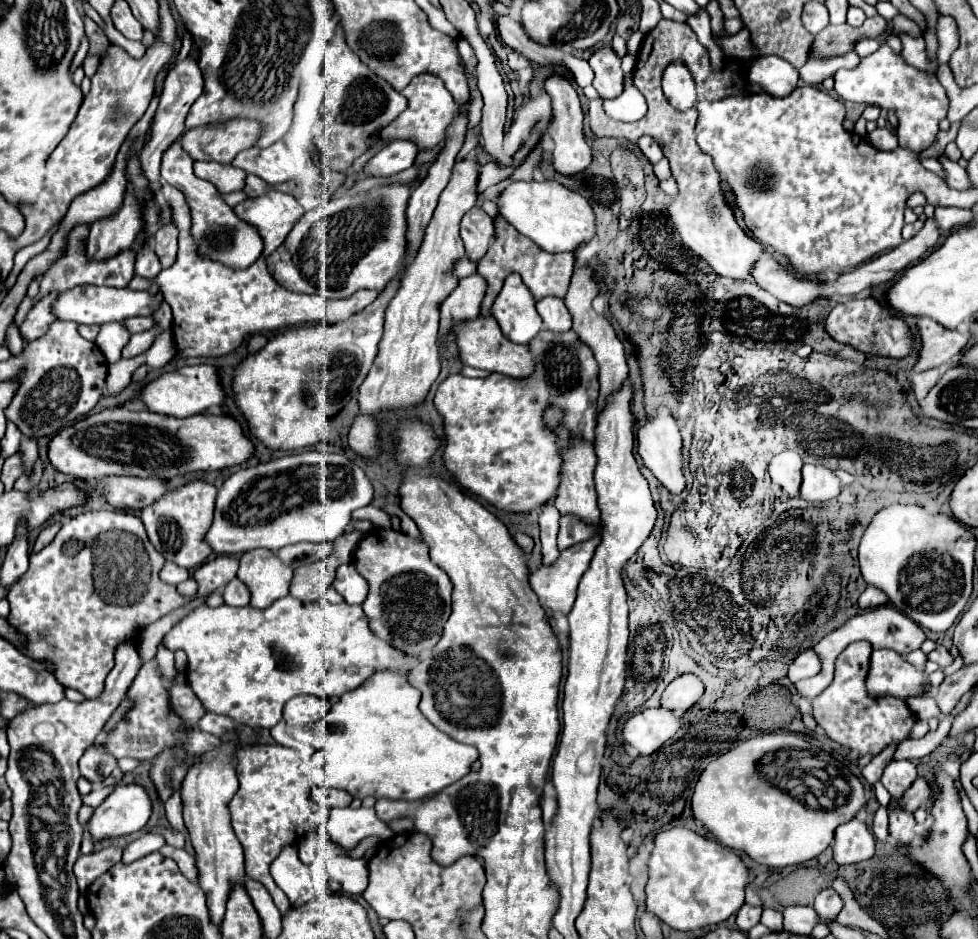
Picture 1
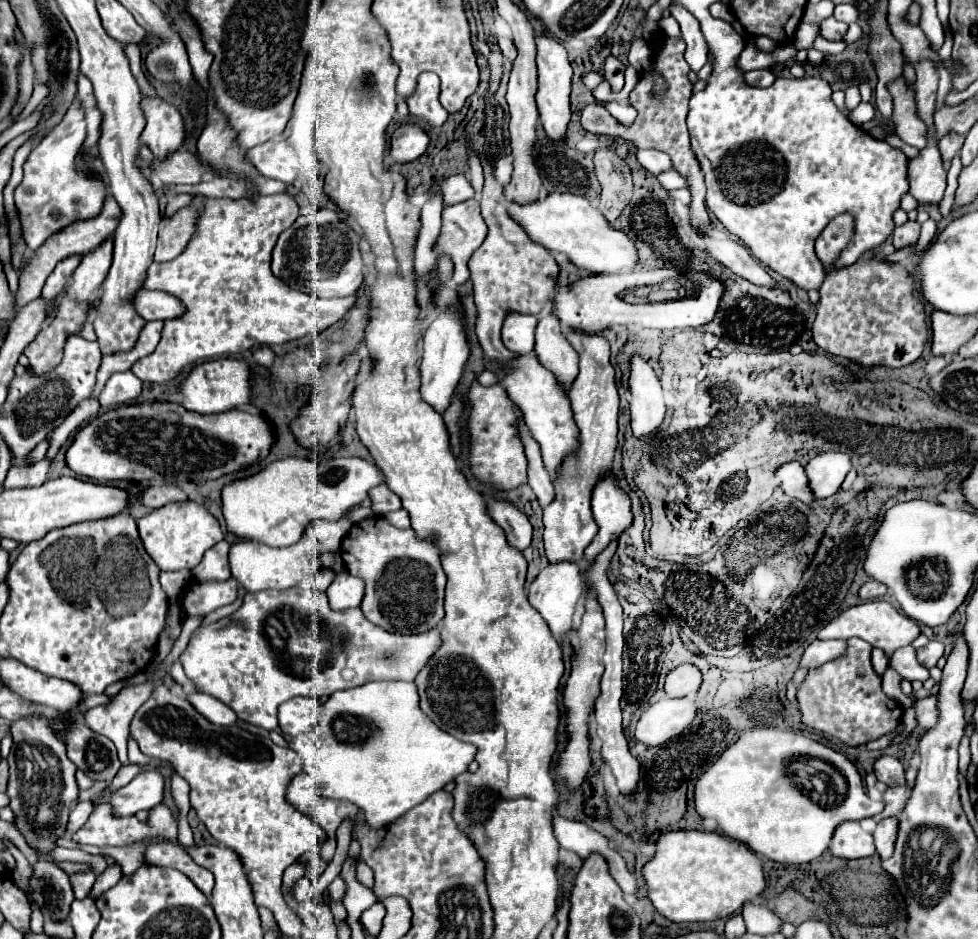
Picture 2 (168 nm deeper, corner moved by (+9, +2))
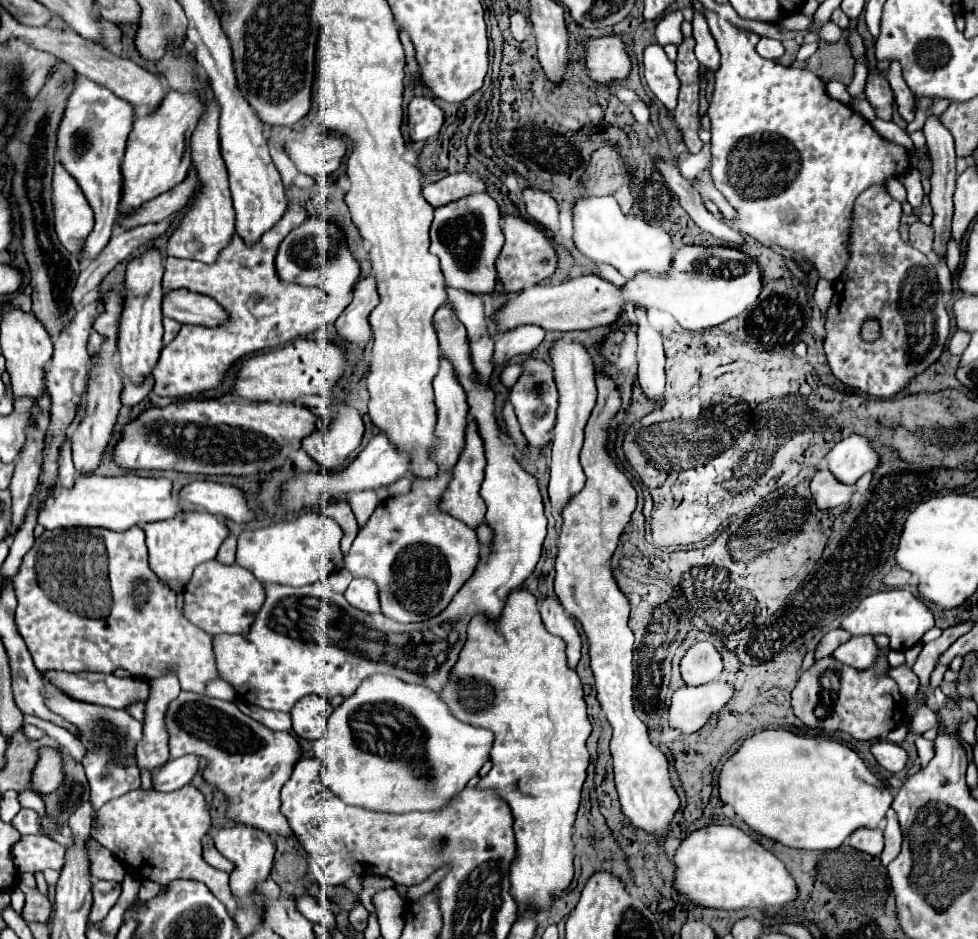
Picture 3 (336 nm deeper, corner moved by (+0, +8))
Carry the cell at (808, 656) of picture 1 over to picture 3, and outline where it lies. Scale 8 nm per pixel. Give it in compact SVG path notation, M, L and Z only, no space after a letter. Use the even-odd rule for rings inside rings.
M851 636L847 642L843 642L839 648L835 648L831 658L839 660L847 666L865 670L865 668L869 668L869 664L873 664L873 658L877 654L887 654L887 652L877 648L877 644L873 642L873 636Z

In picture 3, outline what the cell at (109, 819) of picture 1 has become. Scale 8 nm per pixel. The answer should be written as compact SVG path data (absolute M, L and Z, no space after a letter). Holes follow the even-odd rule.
M181 756L175 760L169 760L161 766L161 770L153 772L151 784L157 792L173 792L181 786L189 784L193 774L197 772L199 758L197 756Z

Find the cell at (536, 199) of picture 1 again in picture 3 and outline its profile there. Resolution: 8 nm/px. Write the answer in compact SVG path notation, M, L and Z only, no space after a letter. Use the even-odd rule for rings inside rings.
M613 196L577 198L571 208L571 218L575 226L575 248L589 260L615 266L623 278L631 278L641 270L653 274L665 274L669 270L675 250L669 234L659 226L651 226L639 218L625 216Z

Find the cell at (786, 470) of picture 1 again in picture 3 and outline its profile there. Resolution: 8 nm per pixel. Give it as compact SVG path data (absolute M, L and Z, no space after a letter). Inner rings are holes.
M825 466L821 470L817 470L811 480L811 494L813 494L813 500L819 510L847 504L851 498L851 492L853 492L853 488L837 482Z

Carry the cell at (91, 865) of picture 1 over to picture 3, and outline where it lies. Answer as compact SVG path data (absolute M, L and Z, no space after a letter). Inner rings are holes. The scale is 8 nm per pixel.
M39 834L37 836L23 836L13 846L11 858L17 864L19 872L31 872L31 874L35 874L35 872L41 872L41 870L47 870L47 868L61 870L65 866L65 848L61 844L57 844L57 842L53 842L47 836L39 836Z

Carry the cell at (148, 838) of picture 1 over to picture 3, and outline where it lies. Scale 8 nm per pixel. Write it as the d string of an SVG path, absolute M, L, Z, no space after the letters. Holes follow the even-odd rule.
M97 880L95 888L91 888L91 890L93 890L93 906L91 906L89 920L99 922L101 918L105 918L105 914L117 902L117 898L121 894L121 884L111 882L111 880Z

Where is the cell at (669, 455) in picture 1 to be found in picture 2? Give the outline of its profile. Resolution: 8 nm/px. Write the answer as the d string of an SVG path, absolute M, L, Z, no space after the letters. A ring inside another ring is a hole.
M640 354L630 358L628 388L634 436L648 436L656 432L666 414L664 396L654 368Z

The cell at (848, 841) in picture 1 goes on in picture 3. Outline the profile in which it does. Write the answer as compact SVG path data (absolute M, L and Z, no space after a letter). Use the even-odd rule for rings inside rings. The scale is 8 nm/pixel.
M857 828L849 836L849 846L869 852L871 856L879 856L883 850L883 832L879 828Z

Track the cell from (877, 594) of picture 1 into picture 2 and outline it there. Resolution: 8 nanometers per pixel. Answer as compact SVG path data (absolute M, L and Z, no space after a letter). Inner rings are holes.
M868 580L860 588L860 598L862 600L876 600L876 598L882 598L886 592L888 592L888 588L884 584L880 584L878 580Z

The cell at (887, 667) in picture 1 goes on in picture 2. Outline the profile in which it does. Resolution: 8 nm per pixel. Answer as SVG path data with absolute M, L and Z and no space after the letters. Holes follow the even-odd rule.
M874 648L874 650L872 650L872 666L874 666L874 670L876 670L878 674L884 674L888 662L890 662L888 656L886 656L880 648Z

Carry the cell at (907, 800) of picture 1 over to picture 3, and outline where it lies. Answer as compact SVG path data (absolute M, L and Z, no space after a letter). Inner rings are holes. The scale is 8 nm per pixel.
M761 730L749 736L719 772L719 798L733 806L735 814L755 832L783 846L801 850L835 850L857 828L877 828L885 818L893 796L875 778L863 760L843 742L829 738L807 738L791 730Z

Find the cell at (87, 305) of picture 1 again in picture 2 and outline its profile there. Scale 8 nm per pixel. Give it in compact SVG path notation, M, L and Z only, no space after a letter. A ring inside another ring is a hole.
M140 290L134 298L134 306L144 320L170 320L186 312L182 300L158 290Z

